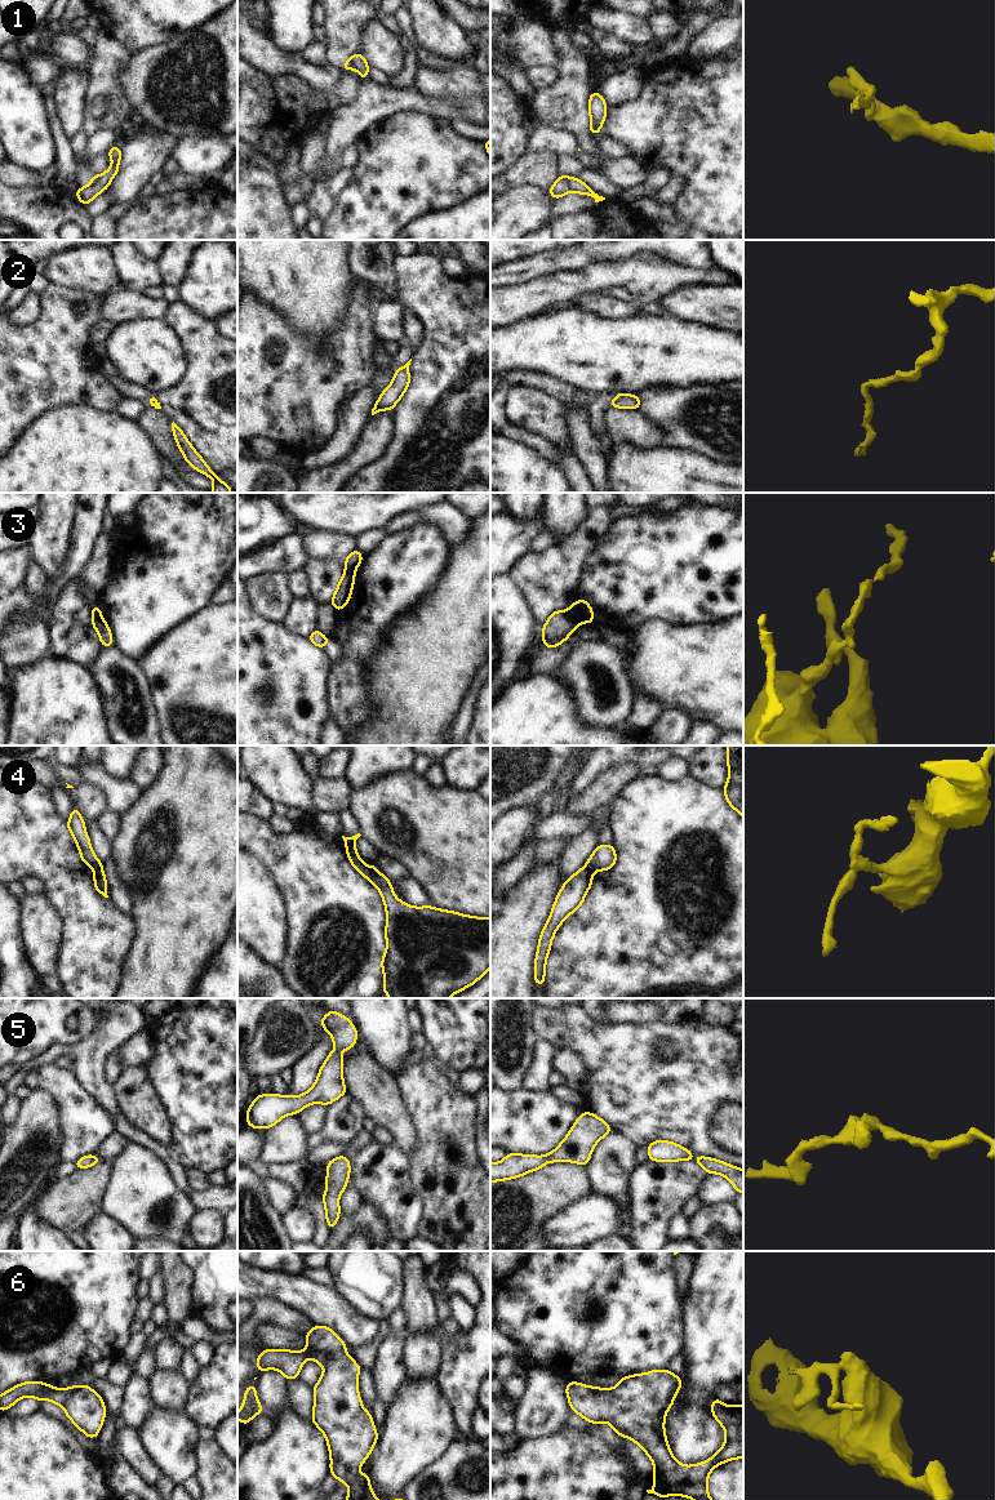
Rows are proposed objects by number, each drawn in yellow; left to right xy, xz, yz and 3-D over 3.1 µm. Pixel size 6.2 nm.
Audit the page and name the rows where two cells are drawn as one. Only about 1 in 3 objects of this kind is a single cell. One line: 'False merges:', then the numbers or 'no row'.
False merges: 1, 3, 4, 6.

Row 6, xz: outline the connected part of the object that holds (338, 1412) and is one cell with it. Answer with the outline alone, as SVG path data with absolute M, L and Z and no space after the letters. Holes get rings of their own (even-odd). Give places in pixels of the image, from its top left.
M314 1326L305 1337L308 1349L327 1356L324 1372L312 1388L311 1421L328 1442L329 1473L350 1487L346 1500L378 1500L370 1490L369 1472L357 1473L379 1437L357 1390L357 1375L363 1368L347 1354L347 1344L332 1328Z

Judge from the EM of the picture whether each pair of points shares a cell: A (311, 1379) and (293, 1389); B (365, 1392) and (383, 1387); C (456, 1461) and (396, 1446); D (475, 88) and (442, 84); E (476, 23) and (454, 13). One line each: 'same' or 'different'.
A: different
B: different
C: different
D: same
E: same

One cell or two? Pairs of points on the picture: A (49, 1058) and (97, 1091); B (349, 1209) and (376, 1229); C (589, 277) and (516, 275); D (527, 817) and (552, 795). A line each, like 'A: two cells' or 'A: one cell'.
A: one cell
B: two cells
C: two cells
D: two cells

